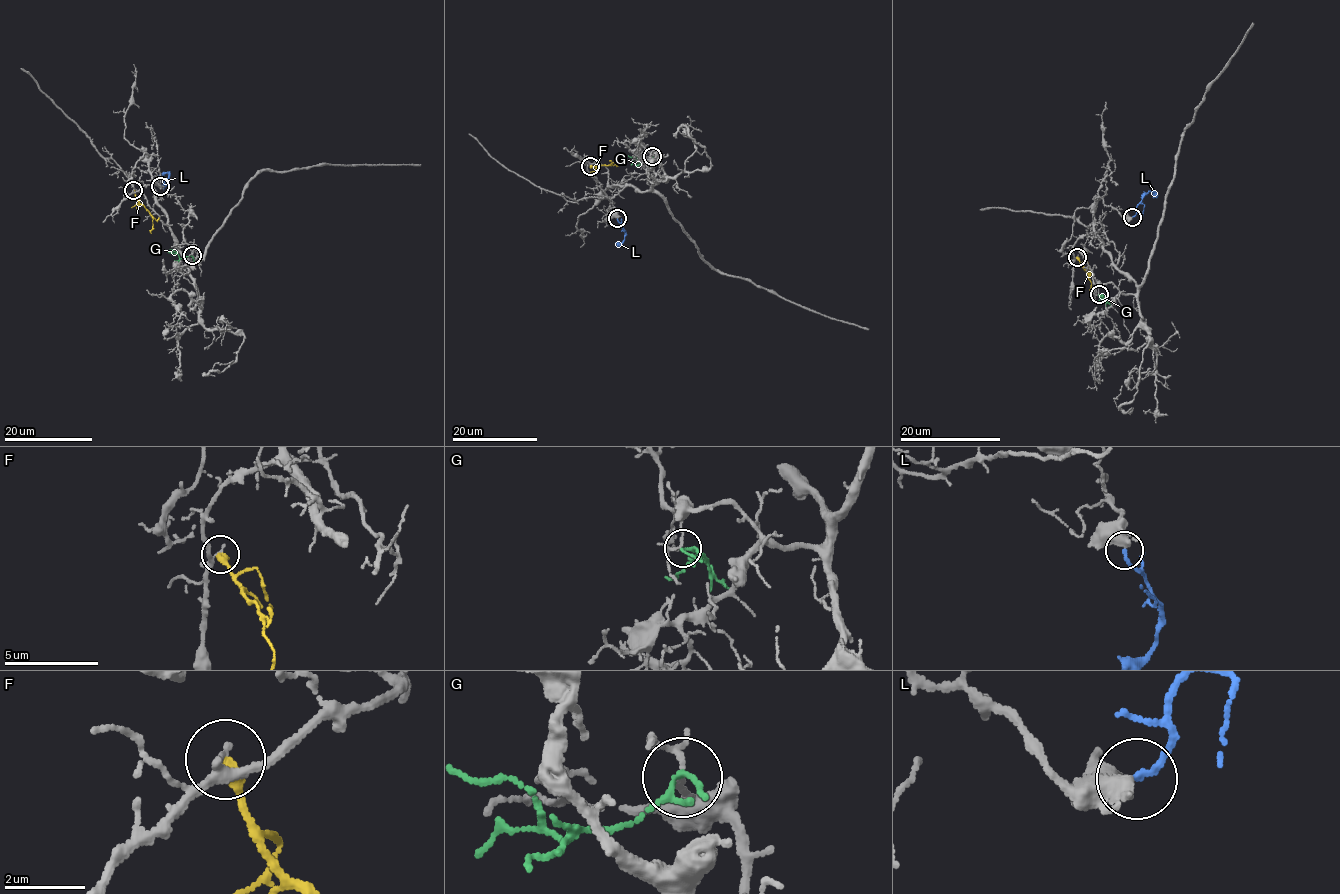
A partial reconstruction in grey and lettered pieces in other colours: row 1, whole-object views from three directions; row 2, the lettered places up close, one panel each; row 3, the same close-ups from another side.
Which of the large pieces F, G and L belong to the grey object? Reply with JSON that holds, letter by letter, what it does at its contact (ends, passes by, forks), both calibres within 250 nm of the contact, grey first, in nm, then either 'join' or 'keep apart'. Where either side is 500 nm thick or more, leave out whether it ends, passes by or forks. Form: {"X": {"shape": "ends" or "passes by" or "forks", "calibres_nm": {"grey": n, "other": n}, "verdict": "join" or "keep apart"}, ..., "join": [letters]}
{"F": {"shape": "ends", "calibres_nm": {"grey": 140, "other": 360}, "verdict": "keep apart"}, "G": {"shape": "forks", "calibres_nm": {"grey": 100, "other": 110}, "verdict": "keep apart"}, "L": {"calibres_nm": {"grey": 550, "other": 170}, "verdict": "keep apart"}, "join": []}

